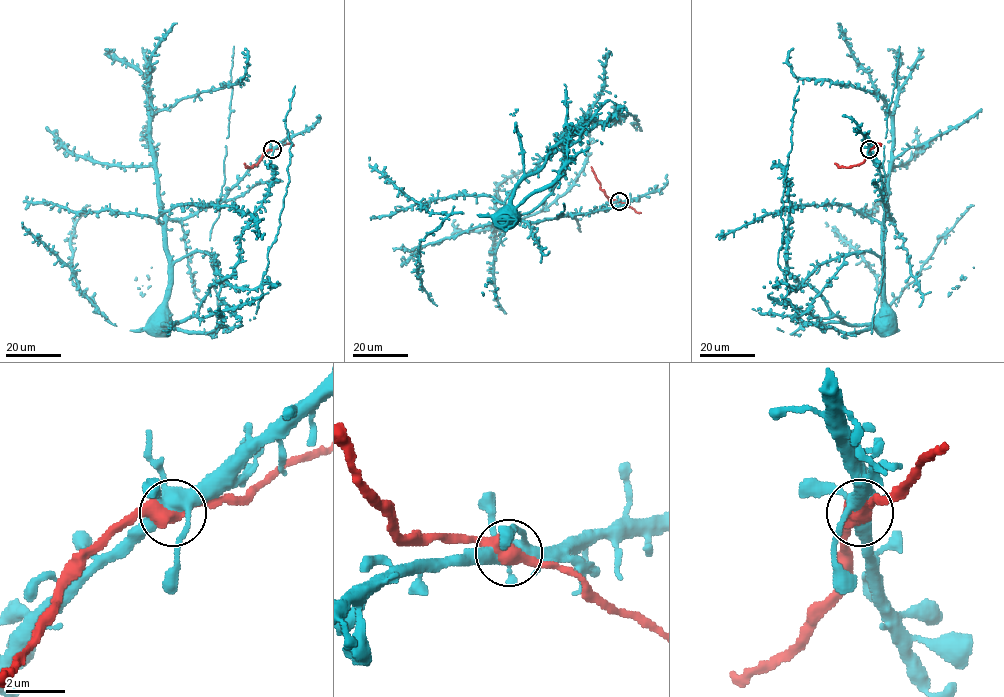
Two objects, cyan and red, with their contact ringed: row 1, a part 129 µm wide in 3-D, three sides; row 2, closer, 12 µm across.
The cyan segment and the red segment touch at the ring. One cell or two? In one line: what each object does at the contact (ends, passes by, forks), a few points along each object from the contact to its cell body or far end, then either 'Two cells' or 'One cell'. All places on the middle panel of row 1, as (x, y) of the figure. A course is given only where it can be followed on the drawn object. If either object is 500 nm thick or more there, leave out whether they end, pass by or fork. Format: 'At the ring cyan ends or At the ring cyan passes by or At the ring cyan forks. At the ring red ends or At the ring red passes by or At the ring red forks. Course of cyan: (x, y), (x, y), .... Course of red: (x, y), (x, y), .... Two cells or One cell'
At the ring cyan forks. At the ring red passes by. Course of cyan: (619, 201), (608, 203), (594, 211), (538, 222), (522, 221), (513, 214), (509, 219). Course of red: (619, 201), (610, 200), (605, 194), (591, 167). Two cells

